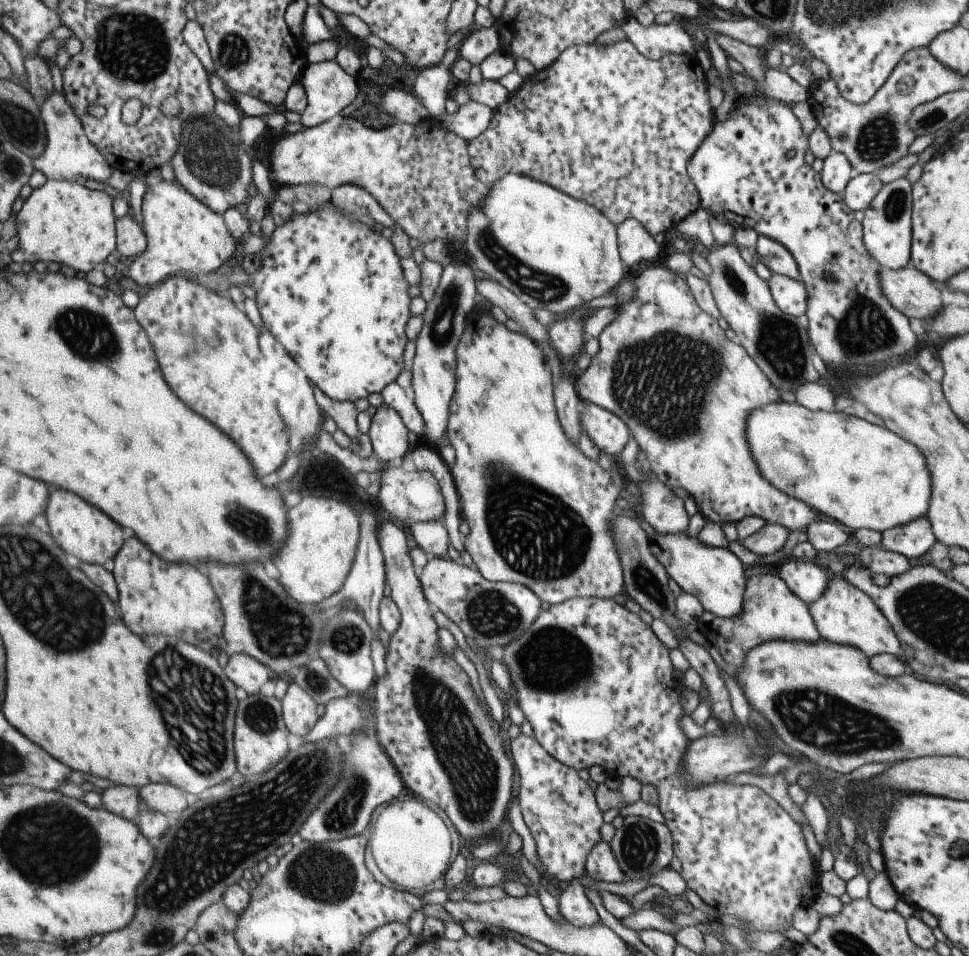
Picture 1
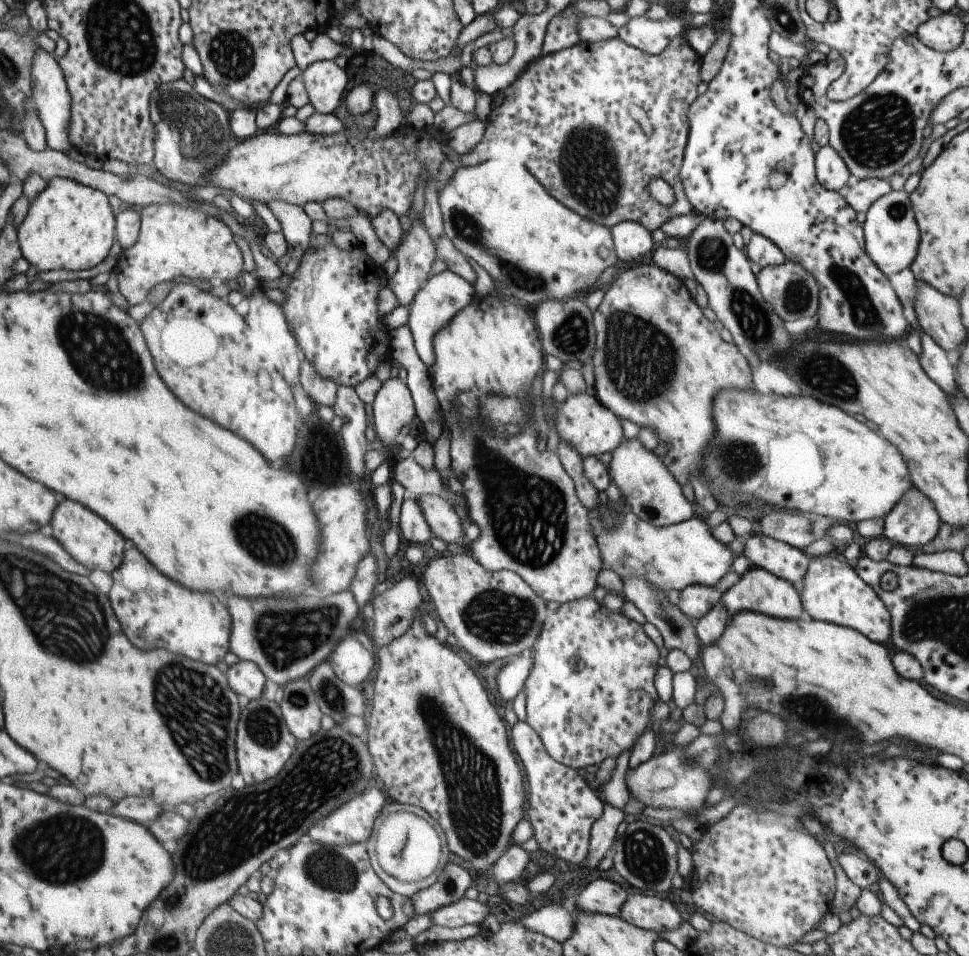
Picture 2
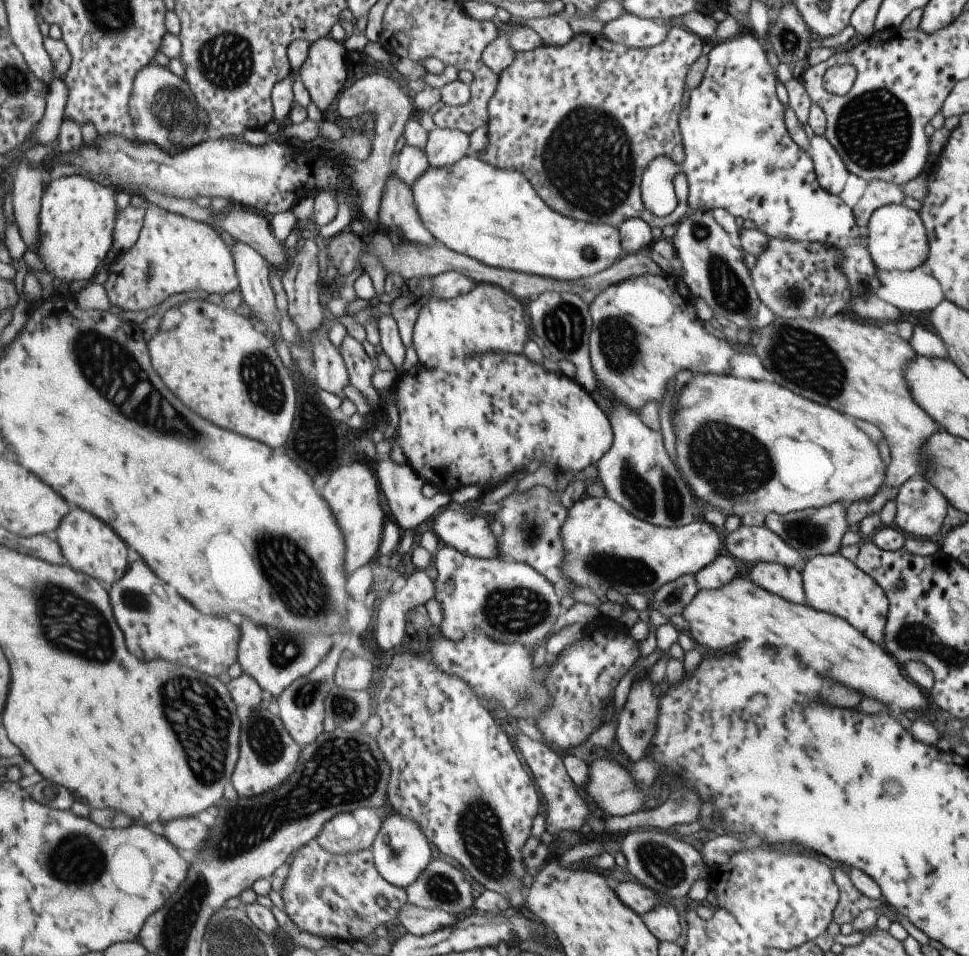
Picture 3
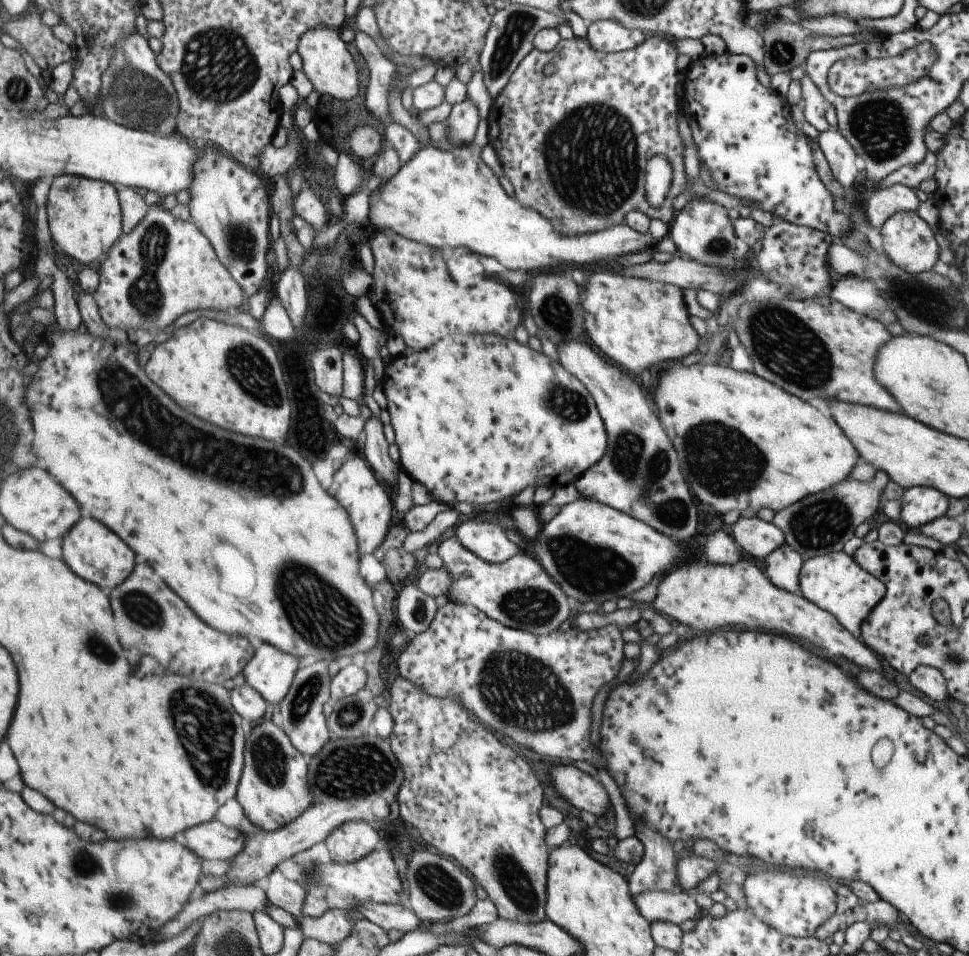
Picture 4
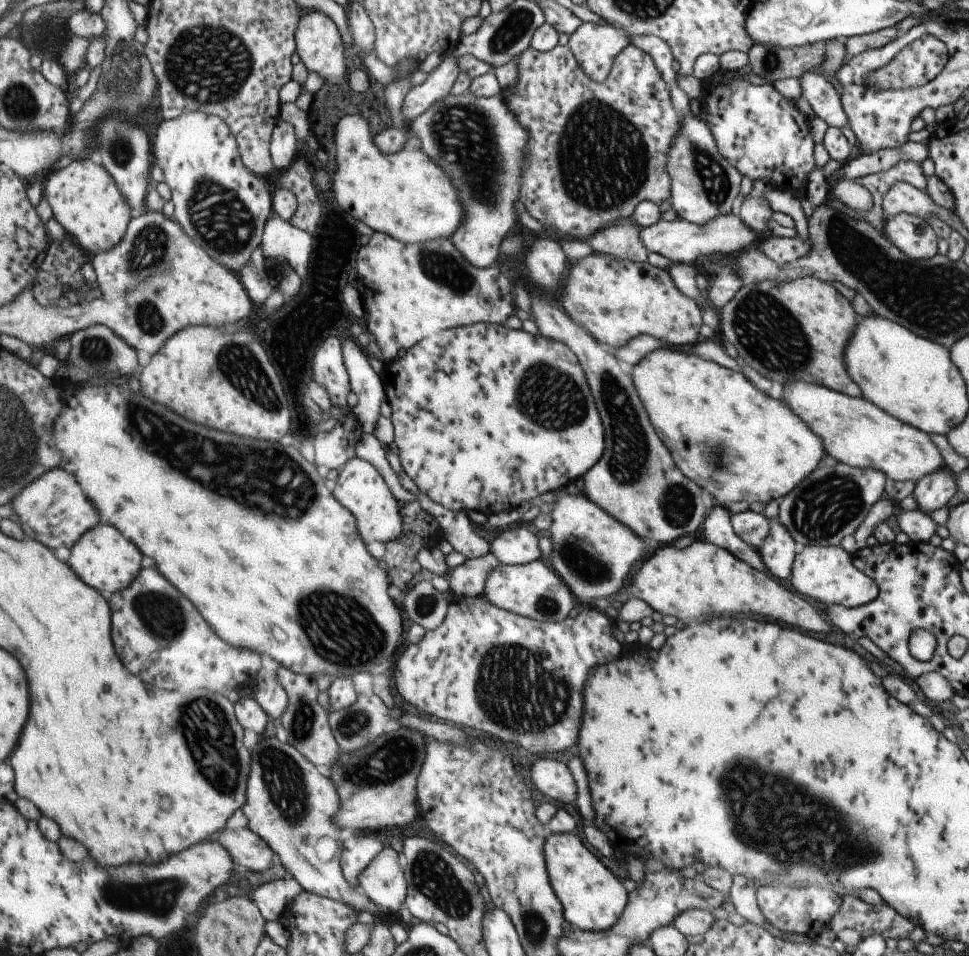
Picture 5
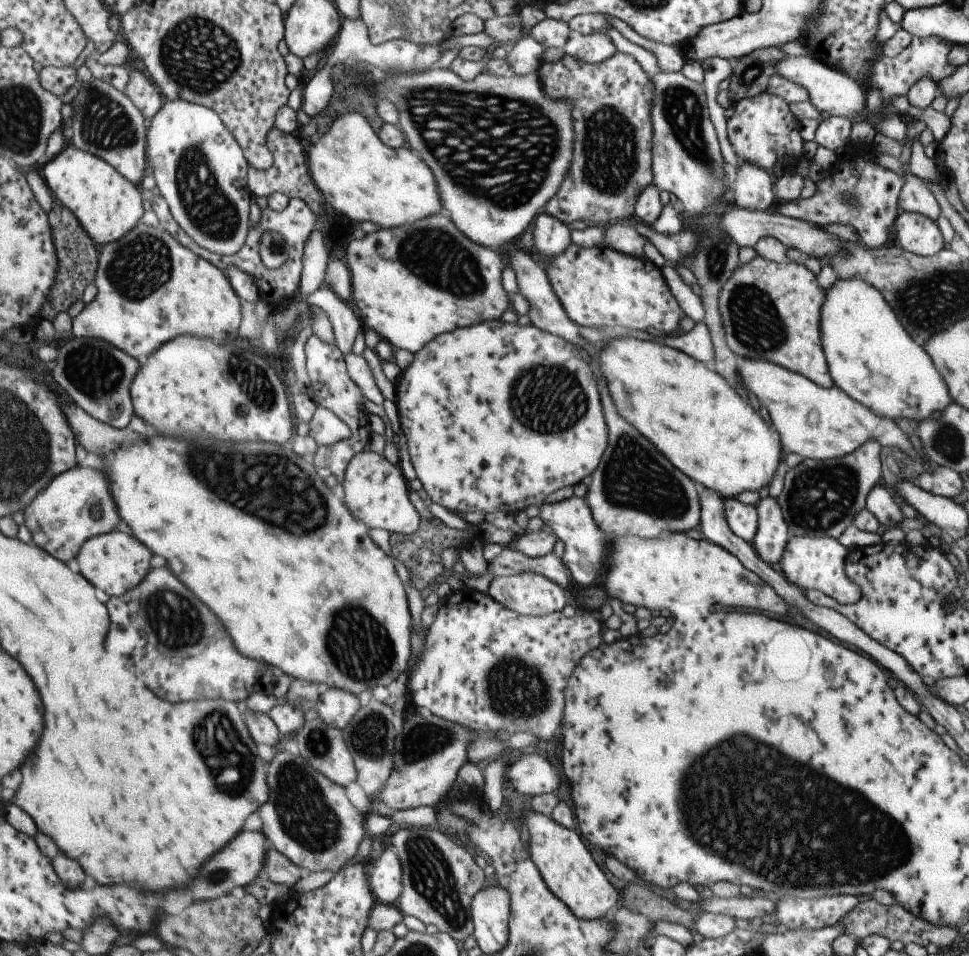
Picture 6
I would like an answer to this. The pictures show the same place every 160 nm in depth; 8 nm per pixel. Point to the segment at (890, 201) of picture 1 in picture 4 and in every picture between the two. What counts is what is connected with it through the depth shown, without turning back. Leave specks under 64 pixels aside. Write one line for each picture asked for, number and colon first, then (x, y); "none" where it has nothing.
2: (891, 237)
3: (897, 240)
4: (907, 241)

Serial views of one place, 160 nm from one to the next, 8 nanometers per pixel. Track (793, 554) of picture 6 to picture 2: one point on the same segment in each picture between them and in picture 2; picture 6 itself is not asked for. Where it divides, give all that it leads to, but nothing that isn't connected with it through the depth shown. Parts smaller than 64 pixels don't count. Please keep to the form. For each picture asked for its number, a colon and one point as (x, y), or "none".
2: (830, 590)
3: (832, 584)
4: (834, 582)
5: (825, 573)

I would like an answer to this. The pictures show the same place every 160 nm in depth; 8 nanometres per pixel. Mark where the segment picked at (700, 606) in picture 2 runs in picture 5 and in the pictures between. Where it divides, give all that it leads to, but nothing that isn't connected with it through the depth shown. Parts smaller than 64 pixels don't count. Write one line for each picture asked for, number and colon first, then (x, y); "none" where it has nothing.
3: (722, 568)
4: (719, 547)
5: (717, 530)

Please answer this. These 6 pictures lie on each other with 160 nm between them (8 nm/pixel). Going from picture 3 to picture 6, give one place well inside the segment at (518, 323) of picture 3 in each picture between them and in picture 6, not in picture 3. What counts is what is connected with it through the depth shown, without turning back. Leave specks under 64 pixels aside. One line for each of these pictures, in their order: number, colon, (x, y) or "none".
4: (411, 289)
5: (408, 291)
6: (412, 283)

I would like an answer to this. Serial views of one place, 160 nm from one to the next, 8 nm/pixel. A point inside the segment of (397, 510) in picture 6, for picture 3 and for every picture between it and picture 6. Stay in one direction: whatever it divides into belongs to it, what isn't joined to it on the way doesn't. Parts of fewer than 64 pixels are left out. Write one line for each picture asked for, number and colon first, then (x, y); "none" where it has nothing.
3: (351, 492)
4: (368, 503)
5: (359, 487)

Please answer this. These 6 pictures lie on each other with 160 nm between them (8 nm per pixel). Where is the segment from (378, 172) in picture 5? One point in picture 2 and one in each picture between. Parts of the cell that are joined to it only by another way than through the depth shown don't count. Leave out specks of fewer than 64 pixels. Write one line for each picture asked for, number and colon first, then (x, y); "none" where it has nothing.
2: (497, 214)
3: (493, 215)
4: (445, 199)

